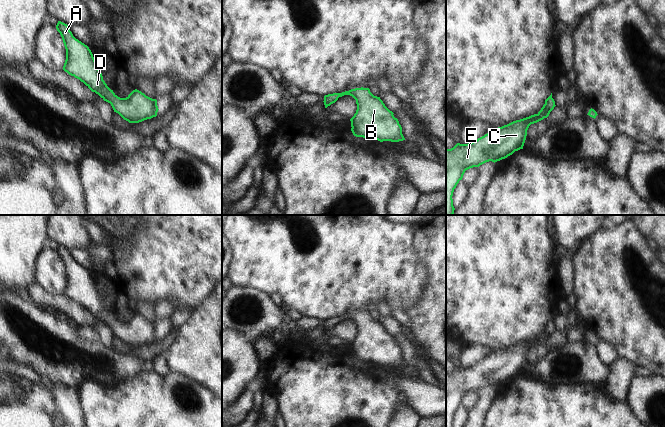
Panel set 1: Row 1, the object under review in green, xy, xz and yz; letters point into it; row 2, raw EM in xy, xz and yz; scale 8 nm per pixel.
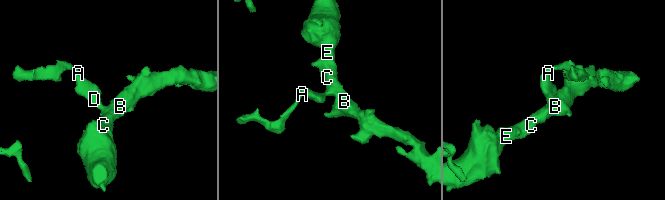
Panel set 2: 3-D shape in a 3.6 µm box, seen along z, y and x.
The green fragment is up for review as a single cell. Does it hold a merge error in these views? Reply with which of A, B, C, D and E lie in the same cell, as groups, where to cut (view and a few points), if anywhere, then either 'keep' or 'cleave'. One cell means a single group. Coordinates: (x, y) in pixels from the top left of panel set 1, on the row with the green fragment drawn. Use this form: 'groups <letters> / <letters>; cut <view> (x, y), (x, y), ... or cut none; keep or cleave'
groups A B C D E; cut none; keep

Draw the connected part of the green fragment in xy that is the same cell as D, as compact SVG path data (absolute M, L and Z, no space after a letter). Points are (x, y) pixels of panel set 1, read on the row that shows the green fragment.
M58 21L56 25L65 49L66 60L63 70L83 82L92 92L111 104L129 123L139 123L157 116L157 100L135 89L126 98L118 97L103 80L97 62L89 47L76 39L67 24Z

